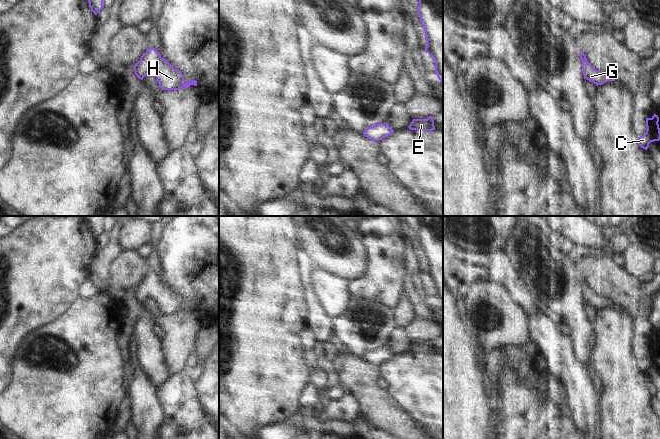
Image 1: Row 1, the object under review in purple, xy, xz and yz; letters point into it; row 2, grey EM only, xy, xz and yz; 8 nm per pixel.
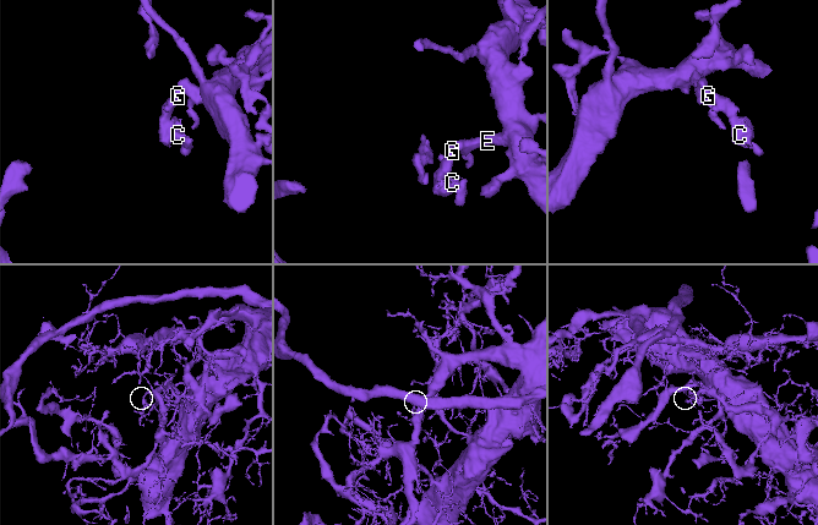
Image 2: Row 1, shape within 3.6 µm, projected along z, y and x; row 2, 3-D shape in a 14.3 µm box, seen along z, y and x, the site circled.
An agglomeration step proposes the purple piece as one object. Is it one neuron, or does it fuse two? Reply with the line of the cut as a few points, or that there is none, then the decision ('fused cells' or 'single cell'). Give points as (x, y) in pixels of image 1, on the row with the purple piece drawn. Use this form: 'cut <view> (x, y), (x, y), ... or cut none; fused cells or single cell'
cut none; single cell

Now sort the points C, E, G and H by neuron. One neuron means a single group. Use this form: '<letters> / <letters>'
C E G H

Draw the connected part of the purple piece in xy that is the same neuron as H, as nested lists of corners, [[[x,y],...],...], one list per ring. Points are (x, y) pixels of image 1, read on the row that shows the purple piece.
[[[153,47],[148,48],[143,53],[140,60],[133,66],[133,69],[137,78],[141,80],[149,72],[153,74],[162,90],[180,90],[189,88],[191,85],[197,86],[196,80],[189,80],[187,84],[184,84],[184,75],[162,58]]]

